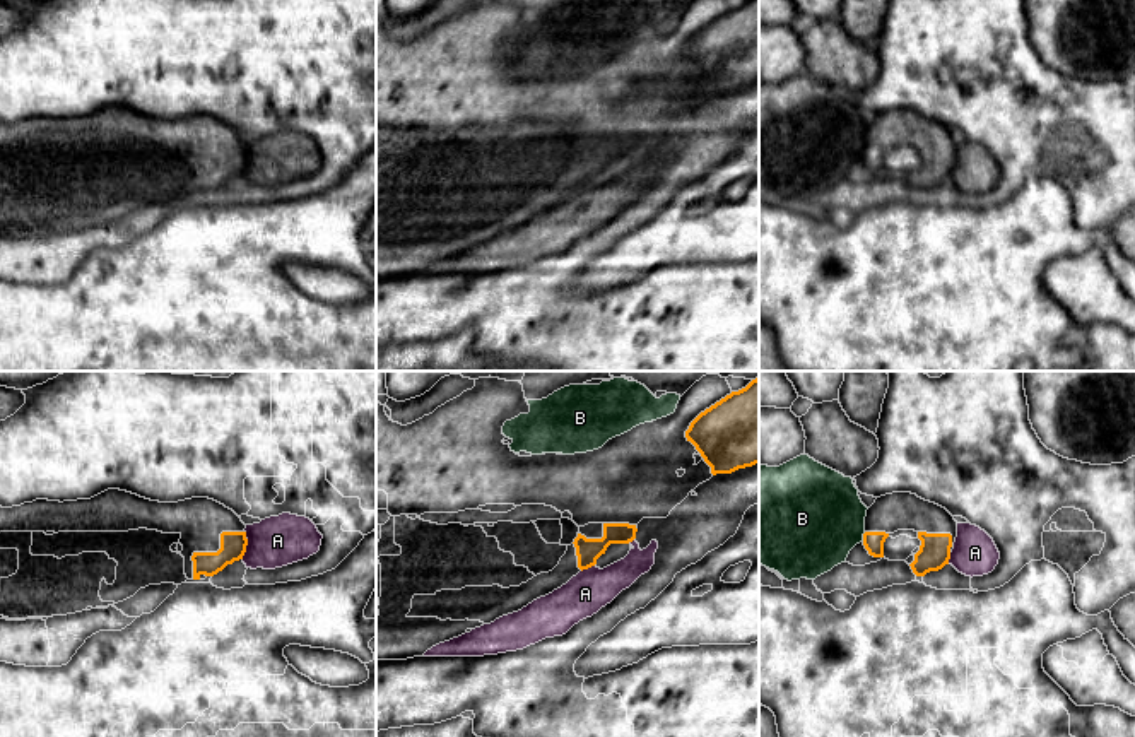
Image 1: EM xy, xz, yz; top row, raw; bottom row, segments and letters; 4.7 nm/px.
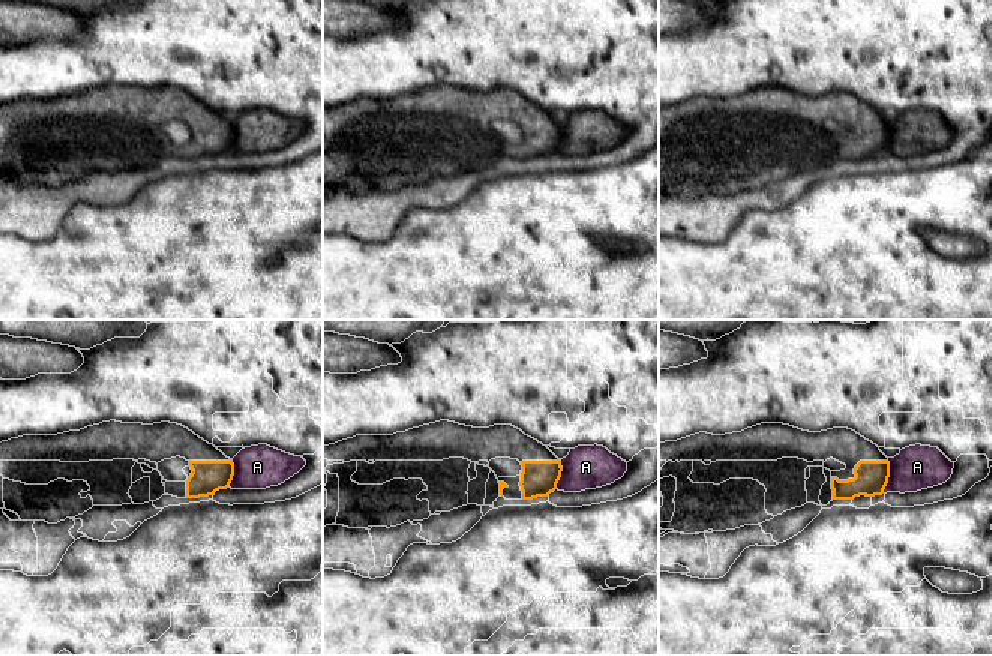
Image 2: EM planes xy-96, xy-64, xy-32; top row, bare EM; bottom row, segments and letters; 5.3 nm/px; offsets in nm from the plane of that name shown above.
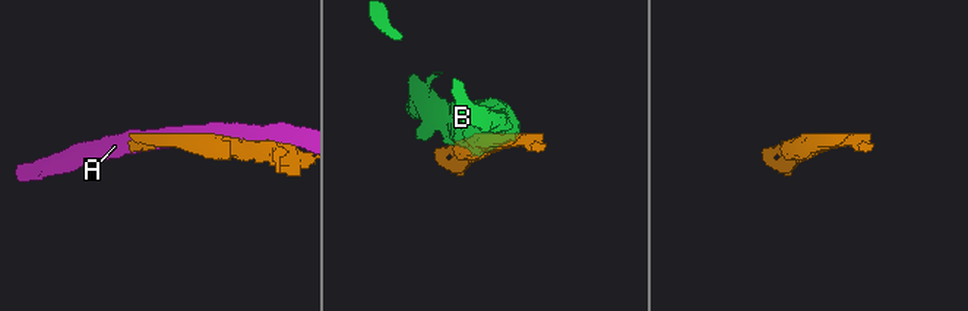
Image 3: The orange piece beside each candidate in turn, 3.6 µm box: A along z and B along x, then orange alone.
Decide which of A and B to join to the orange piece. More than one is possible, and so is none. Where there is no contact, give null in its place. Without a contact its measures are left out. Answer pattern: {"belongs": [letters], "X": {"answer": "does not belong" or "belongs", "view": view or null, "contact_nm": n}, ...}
{"belongs": [], "A": {"answer": "does not belong", "view": "xy", "contact_nm": 140}, "B": {"answer": "does not belong", "view": "yz", "contact_nm": 50}}

